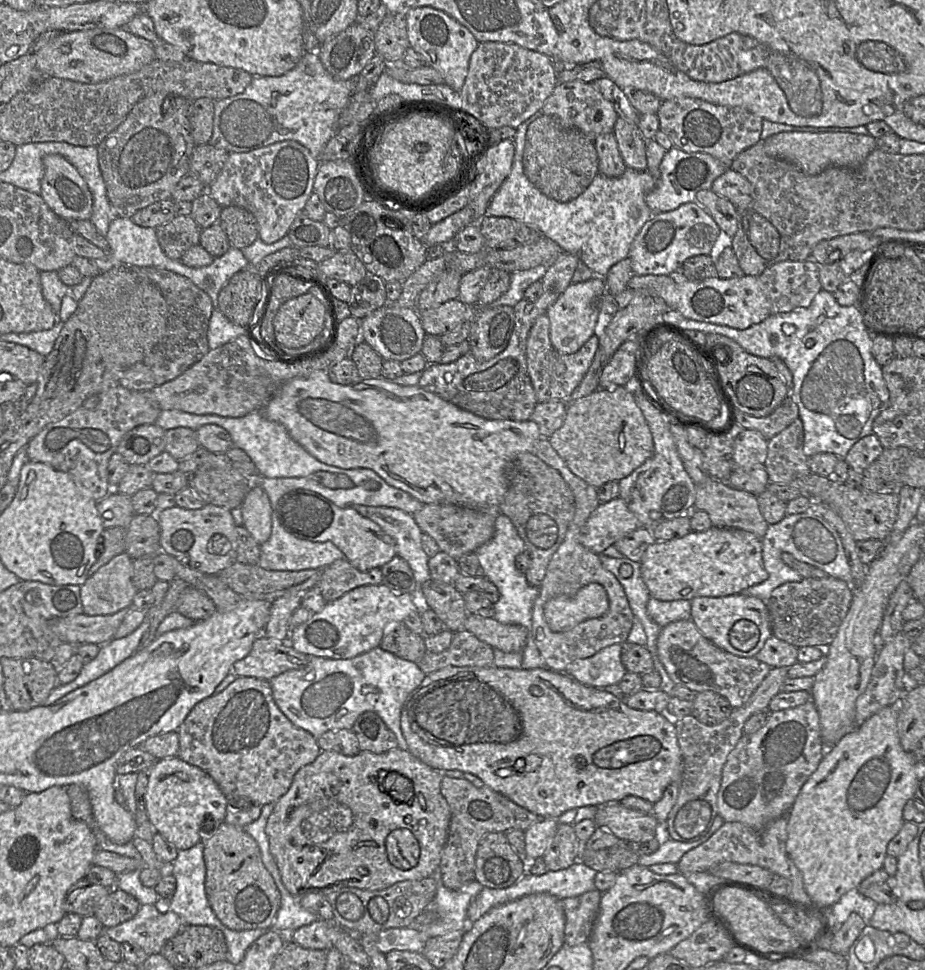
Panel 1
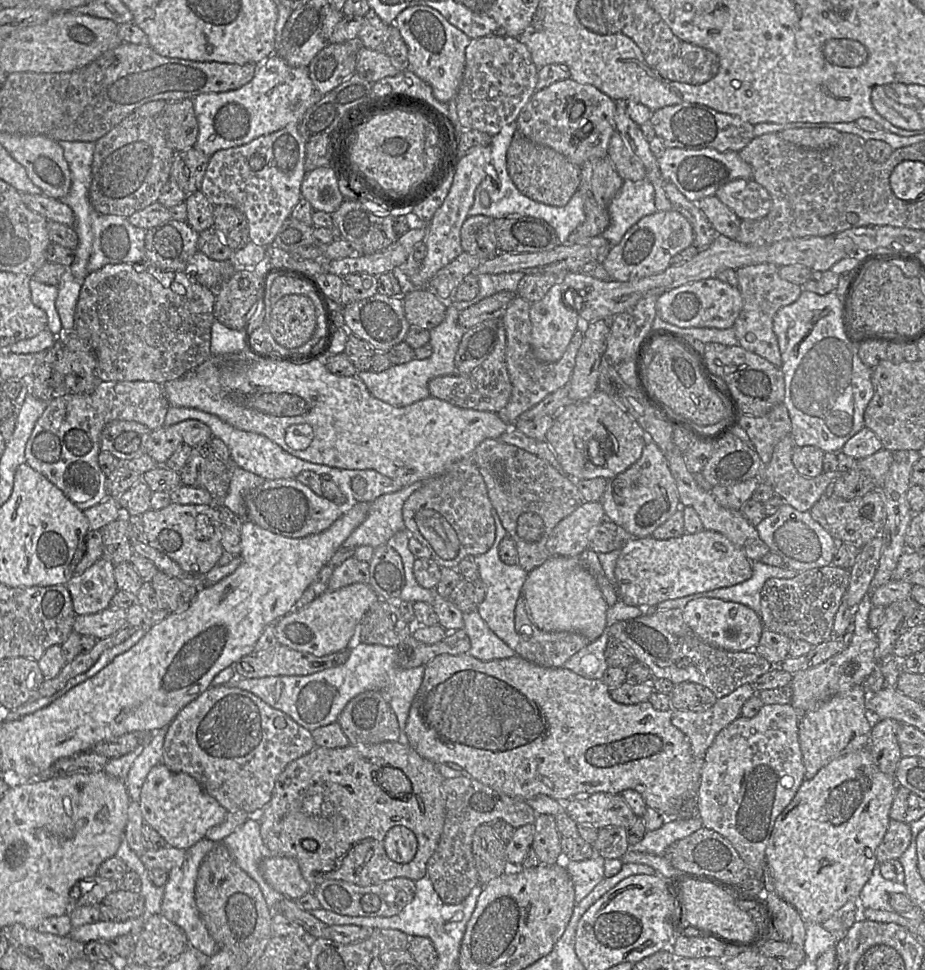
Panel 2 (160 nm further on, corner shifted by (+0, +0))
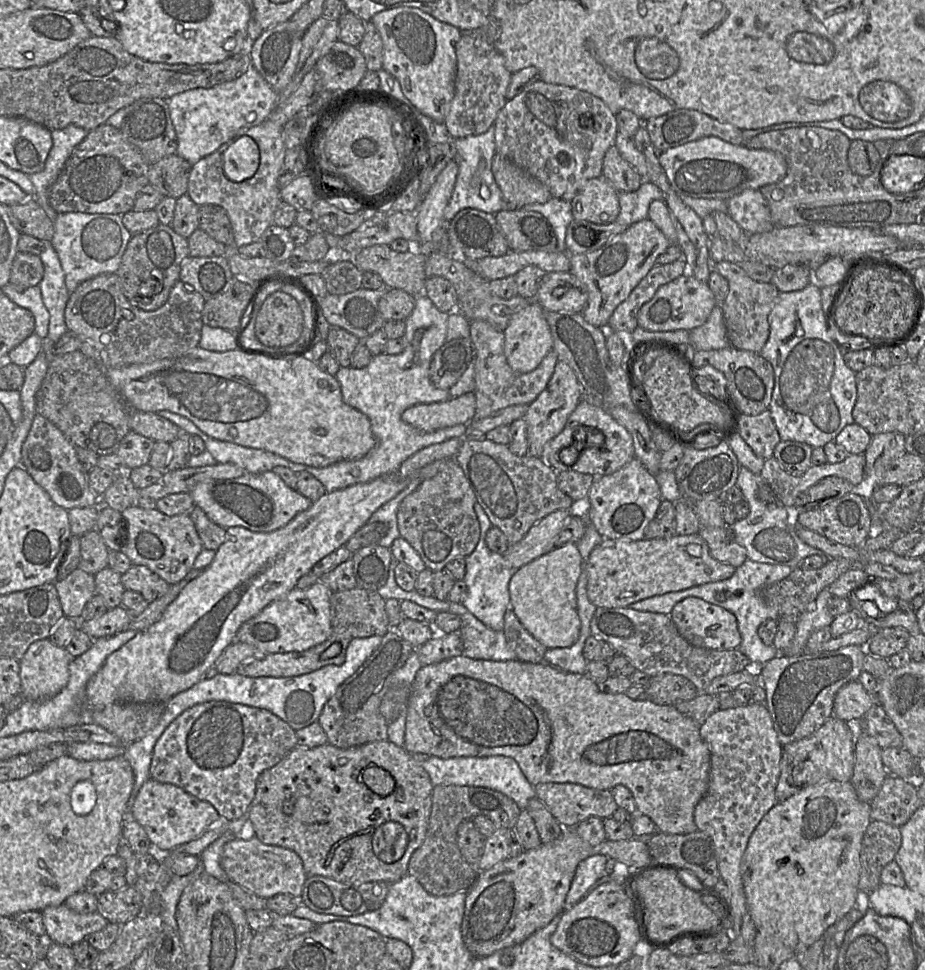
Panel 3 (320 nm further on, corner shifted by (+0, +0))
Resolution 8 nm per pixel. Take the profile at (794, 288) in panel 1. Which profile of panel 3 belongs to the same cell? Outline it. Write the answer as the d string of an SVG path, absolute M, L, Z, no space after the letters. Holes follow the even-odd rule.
M728 261L713 264L713 270L722 275L729 285L721 309L730 345L736 349L759 354L769 338L768 318L779 296L779 290L772 283L754 281L739 265Z

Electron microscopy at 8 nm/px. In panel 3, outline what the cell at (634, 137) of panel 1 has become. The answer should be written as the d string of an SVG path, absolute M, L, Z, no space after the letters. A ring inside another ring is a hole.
M616 145L611 146L604 156L602 176L619 192L634 192L643 183L640 174L625 160Z

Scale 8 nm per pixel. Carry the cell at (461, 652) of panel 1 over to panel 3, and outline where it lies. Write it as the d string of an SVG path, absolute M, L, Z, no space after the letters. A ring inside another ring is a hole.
M390 630L382 636L380 645L358 670L338 687L323 707L318 723L325 731L329 744L349 748L388 740L389 723L380 713L379 707L391 687L391 678L416 649L395 630Z

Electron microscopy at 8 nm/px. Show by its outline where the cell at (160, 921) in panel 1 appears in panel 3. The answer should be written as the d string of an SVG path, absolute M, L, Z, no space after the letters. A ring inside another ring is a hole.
M65 903L48 906L41 914L46 941L69 947L85 940L89 934L103 929L108 924L108 920L98 911L78 913L68 908Z

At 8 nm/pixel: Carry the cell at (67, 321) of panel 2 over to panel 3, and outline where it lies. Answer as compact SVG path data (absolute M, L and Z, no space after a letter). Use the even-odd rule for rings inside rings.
M48 245L39 257L44 265L44 275L38 286L50 314L47 338L55 343L68 331L64 313L70 293L66 287L65 273L52 245Z

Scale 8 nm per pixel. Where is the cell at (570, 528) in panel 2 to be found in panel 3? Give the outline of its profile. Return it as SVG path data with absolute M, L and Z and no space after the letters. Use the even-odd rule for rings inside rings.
M569 509L555 510L536 522L519 542L509 545L503 554L506 566L519 569L555 548L558 534L569 515Z

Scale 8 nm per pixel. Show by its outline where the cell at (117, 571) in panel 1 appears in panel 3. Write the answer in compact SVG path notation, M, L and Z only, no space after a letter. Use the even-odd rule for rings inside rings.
M79 568L71 572L63 580L54 582L60 604L65 616L78 620L85 605L96 595L94 575L89 574Z

